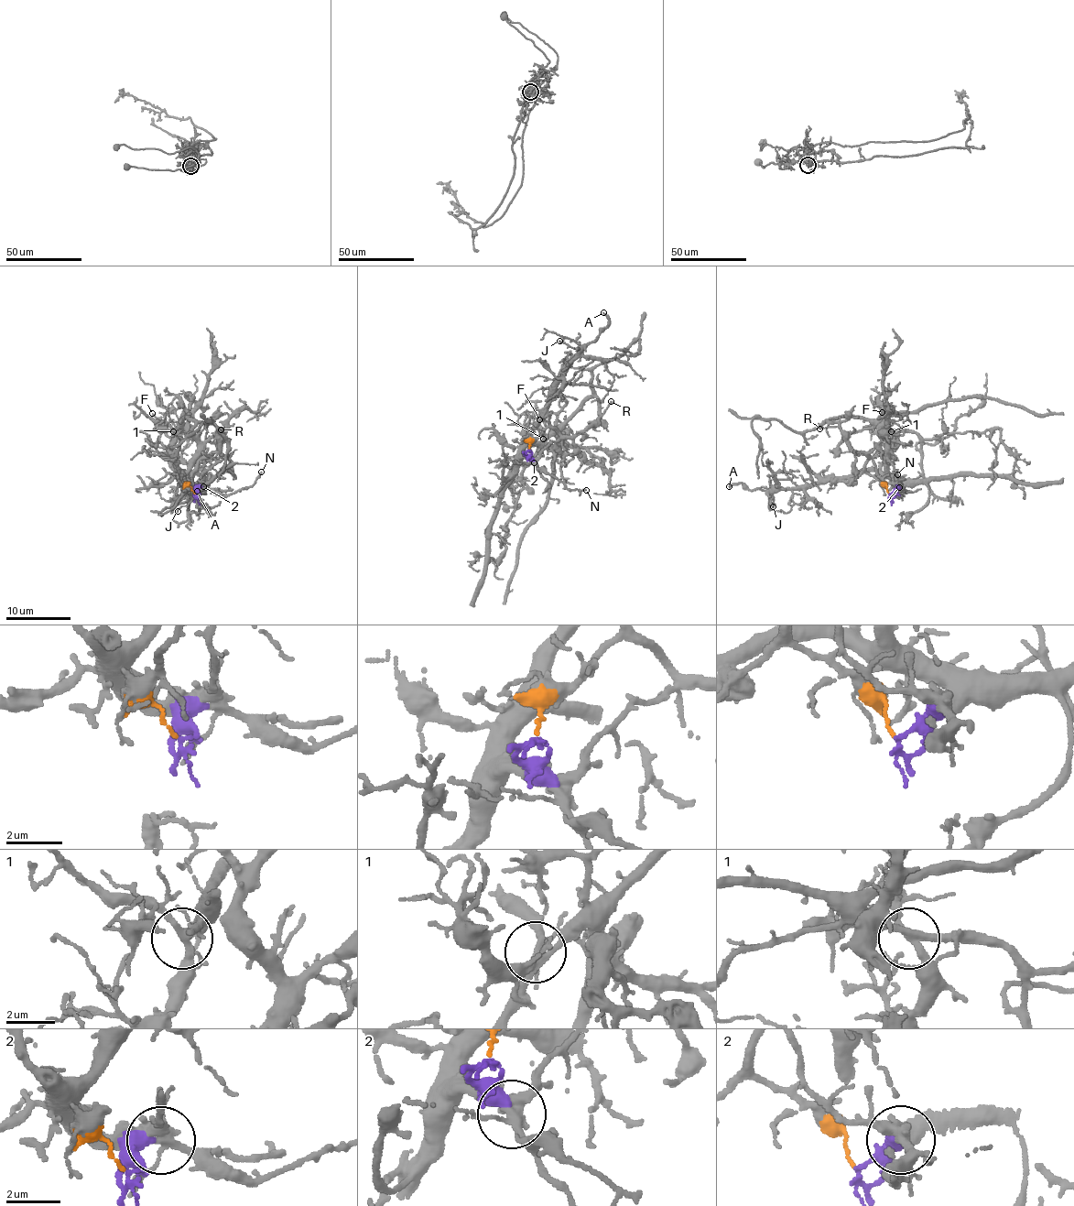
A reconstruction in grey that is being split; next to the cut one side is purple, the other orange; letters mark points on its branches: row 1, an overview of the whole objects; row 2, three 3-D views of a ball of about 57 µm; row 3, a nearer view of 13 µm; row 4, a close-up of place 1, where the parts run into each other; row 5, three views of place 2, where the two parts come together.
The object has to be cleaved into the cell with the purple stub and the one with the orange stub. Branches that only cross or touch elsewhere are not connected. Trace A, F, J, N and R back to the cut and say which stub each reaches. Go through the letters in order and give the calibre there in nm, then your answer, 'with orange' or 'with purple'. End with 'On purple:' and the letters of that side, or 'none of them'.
A: 200 nm | with purple
F: 110 nm | with purple
J: 100 nm | with purple
N: 120 nm | with purple
R: 110 nm | with orange
On purple: A, F, J, N

